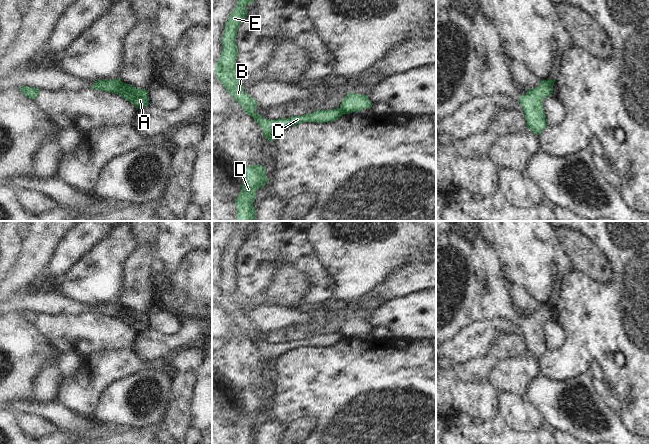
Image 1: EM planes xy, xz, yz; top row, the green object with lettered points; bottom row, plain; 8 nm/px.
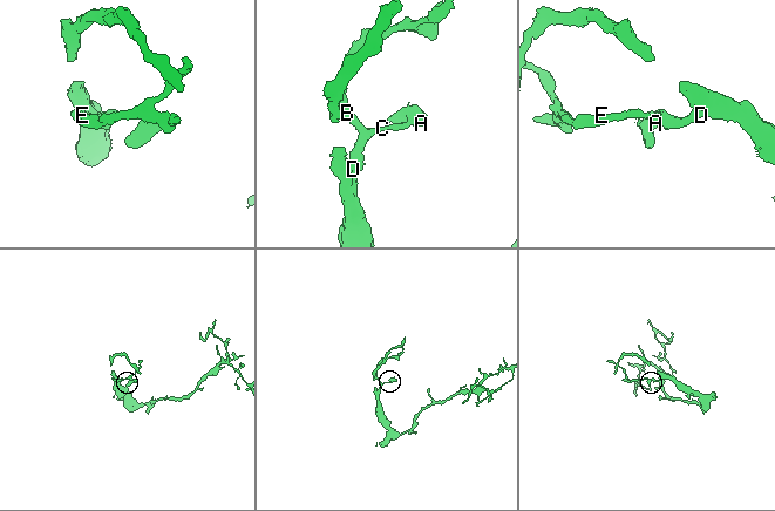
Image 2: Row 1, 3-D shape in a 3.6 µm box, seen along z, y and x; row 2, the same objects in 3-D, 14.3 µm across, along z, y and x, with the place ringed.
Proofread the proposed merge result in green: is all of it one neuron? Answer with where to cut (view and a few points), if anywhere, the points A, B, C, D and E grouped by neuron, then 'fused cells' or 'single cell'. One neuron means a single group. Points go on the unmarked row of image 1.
xy (122, 306), (117, 317) | A / B C D E | fused cells

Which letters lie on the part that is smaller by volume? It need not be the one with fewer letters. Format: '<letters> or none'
A

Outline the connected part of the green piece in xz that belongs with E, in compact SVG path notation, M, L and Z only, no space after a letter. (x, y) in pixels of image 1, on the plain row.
M239 221L235 234L231 237L222 261L222 277L219 285L215 289L217 302L229 316L234 324L244 333L244 336L253 341L258 346L263 355L263 359L269 365L274 365L274 361L291 350L302 348L304 346L334 346L343 338L341 332L333 334L317 334L303 340L292 340L290 342L281 342L278 344L265 343L259 337L256 337L257 326L245 315L241 305L240 295L236 287L238 280L238 269L236 267L237 255L241 247L247 240L246 229L251 228L255 221Z

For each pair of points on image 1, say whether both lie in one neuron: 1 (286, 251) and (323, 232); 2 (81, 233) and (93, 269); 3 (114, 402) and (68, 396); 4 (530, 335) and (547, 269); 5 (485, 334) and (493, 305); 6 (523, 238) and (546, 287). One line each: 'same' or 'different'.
1: different
2: different
3: different
4: different
5: different
6: same

